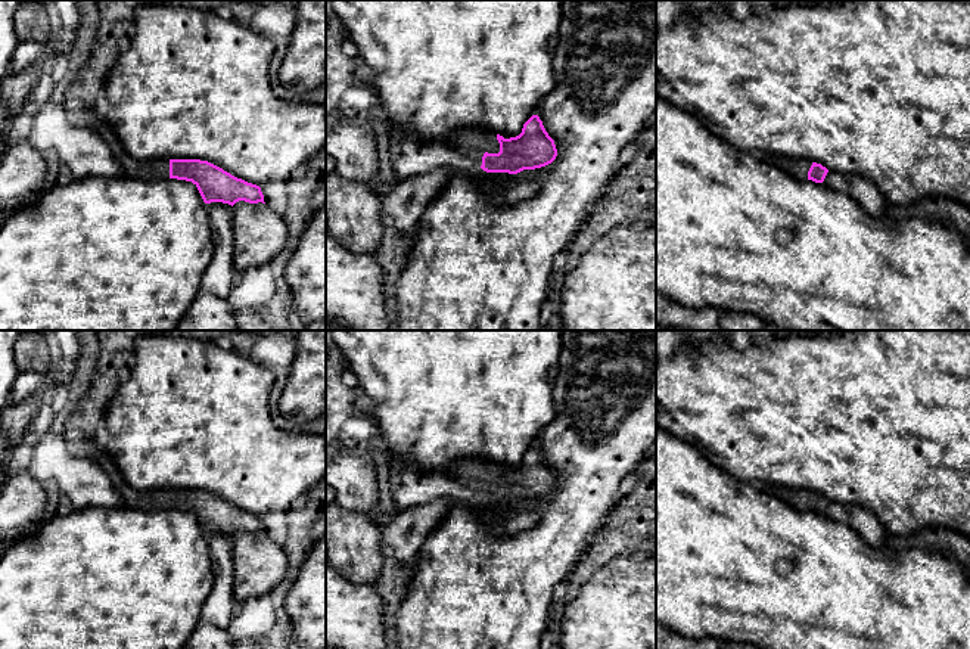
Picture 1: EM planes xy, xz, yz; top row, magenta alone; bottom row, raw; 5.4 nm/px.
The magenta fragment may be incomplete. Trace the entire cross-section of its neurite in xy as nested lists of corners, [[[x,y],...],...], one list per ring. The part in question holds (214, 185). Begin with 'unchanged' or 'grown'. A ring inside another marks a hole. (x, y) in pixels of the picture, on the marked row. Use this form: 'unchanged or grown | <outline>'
grown | [[[90,109],[88,114],[93,117],[93,128],[108,142],[114,158],[124,168],[127,177],[134,177],[139,180],[177,178],[192,181],[198,187],[205,204],[223,202],[231,206],[239,201],[249,204],[265,204],[259,186],[237,178],[208,161],[137,161],[131,158],[106,121],[100,122],[94,109]]]

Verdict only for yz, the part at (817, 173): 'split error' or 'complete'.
split error

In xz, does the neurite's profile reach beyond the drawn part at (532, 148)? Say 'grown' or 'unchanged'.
grown

